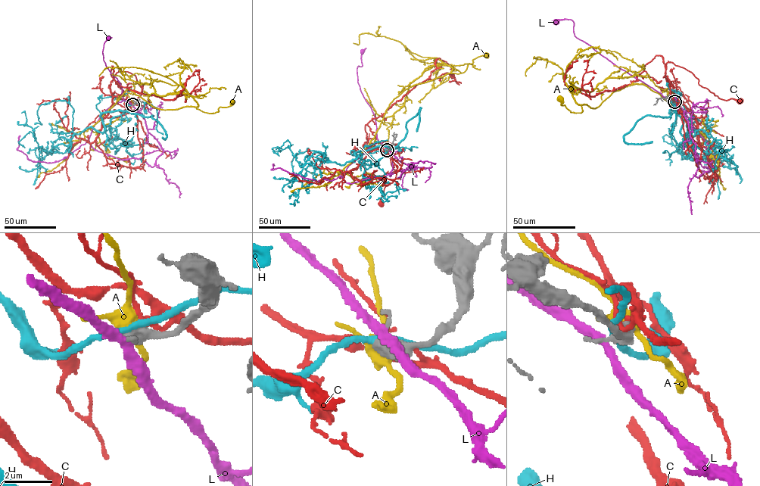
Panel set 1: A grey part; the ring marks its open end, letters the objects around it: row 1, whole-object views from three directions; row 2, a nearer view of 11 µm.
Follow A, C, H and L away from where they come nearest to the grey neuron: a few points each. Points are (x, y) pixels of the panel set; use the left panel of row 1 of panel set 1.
A: (132, 104), (128, 95), (120, 98), (126, 89), (161, 110), (195, 107), (214, 113), (232, 105), (232, 101)
C: (133, 104), (113, 95), (110, 81), (118, 72), (133, 74), (142, 89), (139, 96), (126, 104)
H: (132, 104), (99, 97), (103, 132), (86, 128), (68, 145), (46, 151), (30, 132), (18, 141), (24, 147)
L: (132, 104), (123, 99), (119, 82), (104, 60), (102, 51), (107, 35), (107, 38)

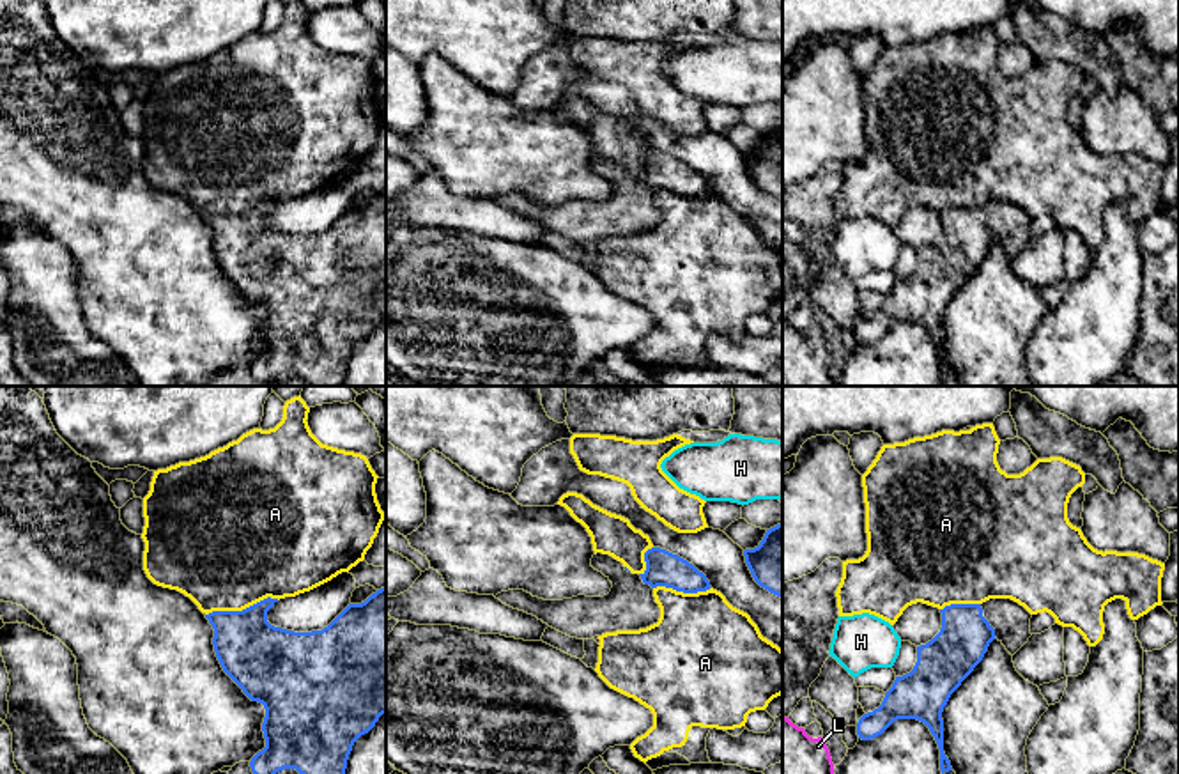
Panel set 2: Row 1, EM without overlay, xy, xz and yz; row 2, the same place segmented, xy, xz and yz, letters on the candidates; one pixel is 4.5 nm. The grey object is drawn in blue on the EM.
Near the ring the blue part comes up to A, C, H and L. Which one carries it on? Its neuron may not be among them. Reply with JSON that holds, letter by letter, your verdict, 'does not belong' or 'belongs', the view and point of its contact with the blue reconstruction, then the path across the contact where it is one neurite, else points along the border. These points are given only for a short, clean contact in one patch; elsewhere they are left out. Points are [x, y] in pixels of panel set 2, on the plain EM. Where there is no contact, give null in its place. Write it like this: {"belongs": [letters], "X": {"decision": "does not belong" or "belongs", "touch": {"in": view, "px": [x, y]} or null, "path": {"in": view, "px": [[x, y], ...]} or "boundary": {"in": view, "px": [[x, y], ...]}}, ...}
{"belongs": [], "A": {"decision": "does not belong", "touch": {"in": "xy", "px": [243, 213]}}, "C": {"decision": "does not belong", "touch": null}, "H": {"decision": "does not belong", "touch": null}, "L": {"decision": "does not belong", "touch": null}}

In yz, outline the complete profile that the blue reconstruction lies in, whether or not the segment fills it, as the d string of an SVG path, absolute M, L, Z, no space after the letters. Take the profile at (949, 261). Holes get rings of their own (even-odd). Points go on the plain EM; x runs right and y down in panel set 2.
M1011 202L951 207L940 216L940 236L917 250L913 273L896 280L882 308L859 322L857 338L871 344L898 322L917 322L929 331L938 347L944 377L952 374L944 356L944 310L982 264L993 243L998 243L1011 259L1029 244L1032 218Z

